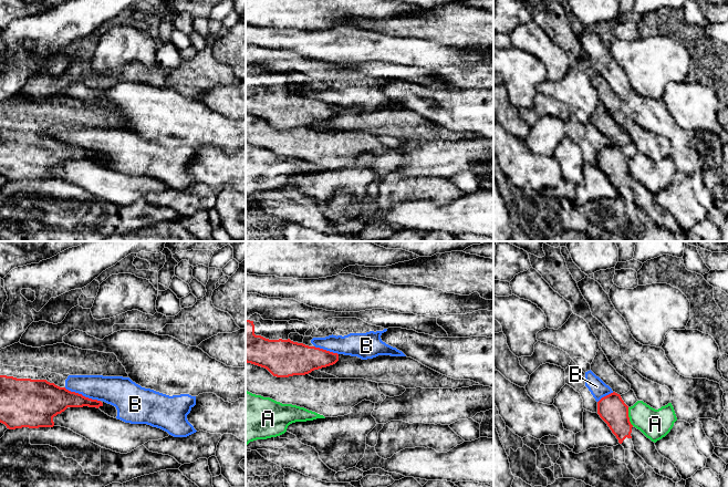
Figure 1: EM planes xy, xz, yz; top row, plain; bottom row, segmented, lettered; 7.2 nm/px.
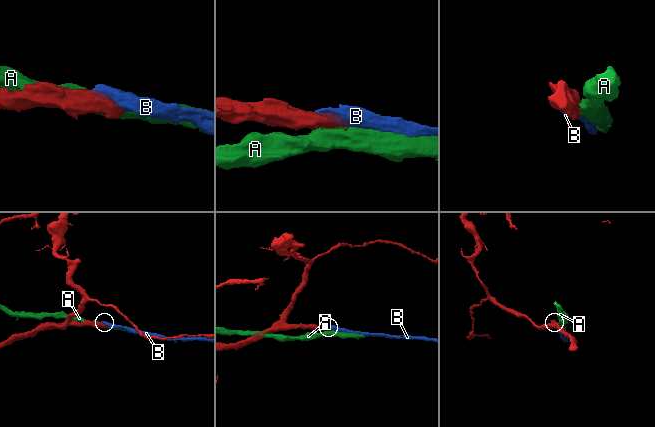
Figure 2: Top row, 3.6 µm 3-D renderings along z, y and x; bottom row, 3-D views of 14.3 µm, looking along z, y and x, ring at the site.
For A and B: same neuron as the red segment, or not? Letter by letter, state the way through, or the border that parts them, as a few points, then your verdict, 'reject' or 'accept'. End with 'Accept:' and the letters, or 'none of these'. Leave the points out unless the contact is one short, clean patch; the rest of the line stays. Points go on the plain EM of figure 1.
A: border yz (627, 159), (628, 173), (633, 177); reject
B: reject
Accept: none of these

